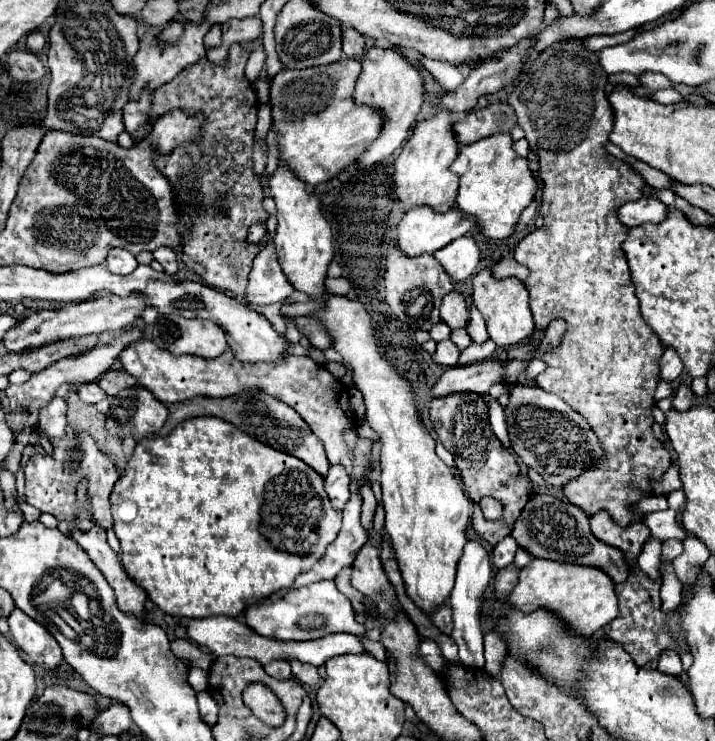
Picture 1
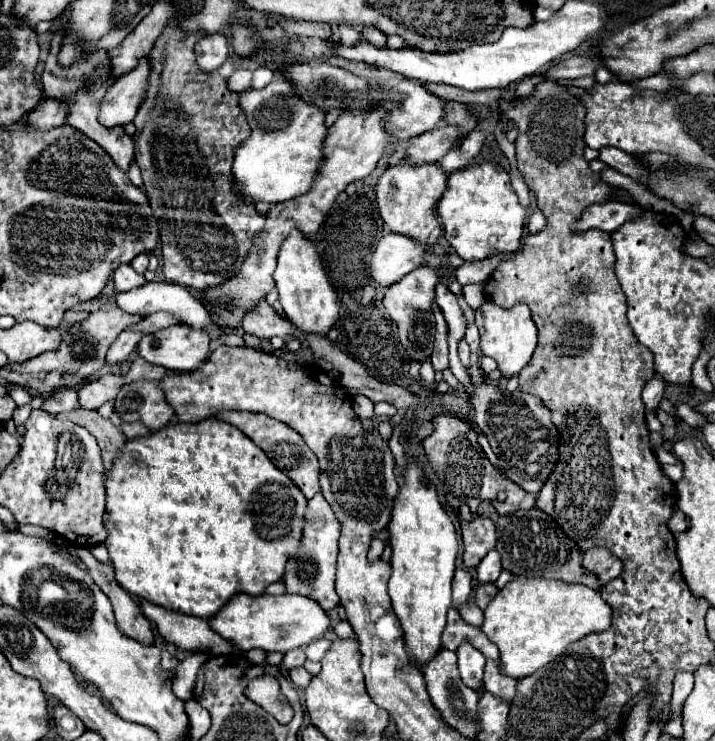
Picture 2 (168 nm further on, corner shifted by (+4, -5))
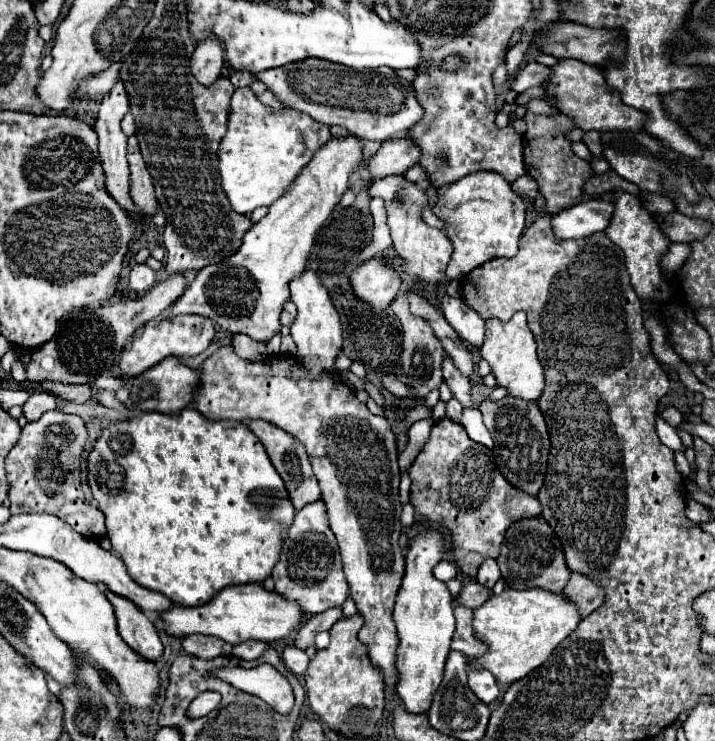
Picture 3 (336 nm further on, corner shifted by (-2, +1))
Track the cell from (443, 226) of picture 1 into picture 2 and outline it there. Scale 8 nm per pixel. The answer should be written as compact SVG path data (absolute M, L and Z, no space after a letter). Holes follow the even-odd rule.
M386 234L376 246L368 276L382 288L392 286L408 272L422 266L426 256L426 248L418 242L412 242L412 238Z

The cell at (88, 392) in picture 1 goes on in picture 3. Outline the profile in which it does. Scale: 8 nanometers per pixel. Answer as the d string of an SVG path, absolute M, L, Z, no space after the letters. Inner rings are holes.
M38 390L30 396L30 400L24 404L24 416L28 420L38 420L44 412L54 410L58 404L58 396L48 390Z

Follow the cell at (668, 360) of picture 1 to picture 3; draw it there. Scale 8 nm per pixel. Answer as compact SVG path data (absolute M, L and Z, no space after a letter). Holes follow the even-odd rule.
M656 412L656 434L660 438L662 444L666 444L670 450L680 450L682 448L682 442L676 434L676 430L660 416L660 412Z

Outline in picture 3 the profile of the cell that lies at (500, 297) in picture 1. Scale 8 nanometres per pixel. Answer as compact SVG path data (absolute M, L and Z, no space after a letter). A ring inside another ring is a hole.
M516 312L508 322L496 318L486 320L486 338L480 354L490 362L498 386L506 386L510 390L510 396L518 396L522 400L538 400L544 388L544 370L536 354L534 334L526 322L526 312Z

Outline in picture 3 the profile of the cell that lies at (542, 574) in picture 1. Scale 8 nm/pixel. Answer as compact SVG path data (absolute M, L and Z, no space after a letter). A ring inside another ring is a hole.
M504 588L502 594L492 594L486 604L474 610L474 632L478 640L490 646L488 654L474 662L478 668L488 668L498 682L516 682L542 666L552 650L578 628L578 622L578 606L564 594L546 588Z

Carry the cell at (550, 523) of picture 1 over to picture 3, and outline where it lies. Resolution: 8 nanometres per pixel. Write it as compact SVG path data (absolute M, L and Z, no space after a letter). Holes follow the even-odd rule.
M542 516L516 520L506 536L498 556L498 566L508 586L512 588L550 588L552 592L562 592L570 580L570 568L566 564L562 544L554 530Z

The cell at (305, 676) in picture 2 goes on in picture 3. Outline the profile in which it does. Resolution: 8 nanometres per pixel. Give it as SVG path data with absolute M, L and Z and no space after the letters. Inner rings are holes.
M292 644L284 650L282 656L284 656L286 666L288 666L294 674L304 674L306 668L308 668L308 664L310 664L308 656L306 656L302 650L298 650L296 646L292 646Z

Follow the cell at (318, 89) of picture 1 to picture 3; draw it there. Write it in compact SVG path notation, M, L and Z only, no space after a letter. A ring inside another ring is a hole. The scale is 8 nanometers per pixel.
M238 88L232 96L228 132L218 148L222 188L232 208L240 214L250 214L260 206L274 204L330 136L328 126L312 120L308 114L290 106L266 106L252 88Z

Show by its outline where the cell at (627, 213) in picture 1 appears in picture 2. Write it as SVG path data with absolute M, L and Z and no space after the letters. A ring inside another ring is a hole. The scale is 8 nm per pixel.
M608 200L604 204L588 206L588 210L572 224L572 230L576 234L582 234L582 232L592 230L592 228L612 232L612 230L618 230L626 220L636 218L638 214L640 214L638 206L624 204L618 200Z

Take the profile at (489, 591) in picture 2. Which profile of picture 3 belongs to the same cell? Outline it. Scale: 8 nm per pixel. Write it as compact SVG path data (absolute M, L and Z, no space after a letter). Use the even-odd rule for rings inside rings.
M468 582L464 588L462 588L462 592L458 594L458 604L462 604L462 606L468 606L468 608L472 608L472 610L476 610L478 606L482 606L486 600L488 600L488 596L492 594L492 590L490 588L486 588L486 586L480 586L478 582Z

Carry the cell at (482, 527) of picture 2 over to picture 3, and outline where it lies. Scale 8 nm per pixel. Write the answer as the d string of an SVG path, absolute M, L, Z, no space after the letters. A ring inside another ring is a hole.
M442 418L432 426L428 442L410 468L410 478L410 502L416 518L422 520L426 516L452 532L454 560L466 576L476 576L486 556L498 556L502 536L518 516L536 516L542 512L534 496L506 482L494 464L492 452L470 440L464 426L450 418Z

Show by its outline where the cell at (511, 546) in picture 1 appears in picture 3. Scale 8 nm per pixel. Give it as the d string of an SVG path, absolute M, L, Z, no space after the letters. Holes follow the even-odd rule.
M486 558L476 574L476 580L488 588L492 588L498 580L500 580L500 568L498 568L498 562L496 558Z

